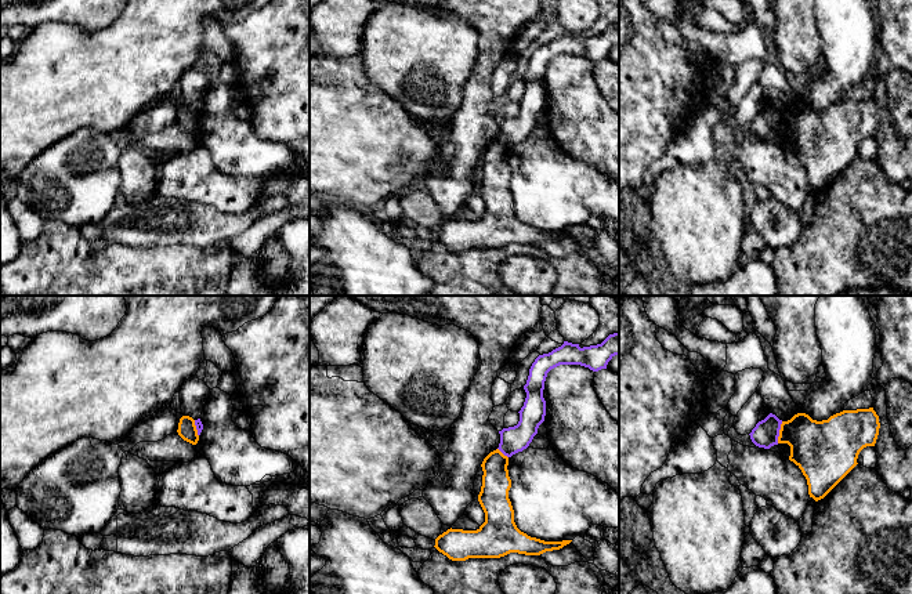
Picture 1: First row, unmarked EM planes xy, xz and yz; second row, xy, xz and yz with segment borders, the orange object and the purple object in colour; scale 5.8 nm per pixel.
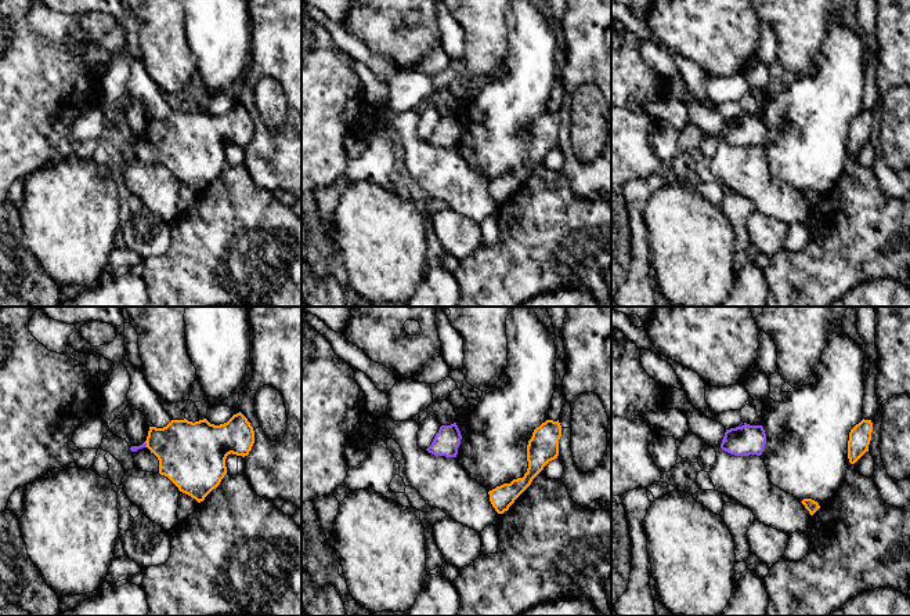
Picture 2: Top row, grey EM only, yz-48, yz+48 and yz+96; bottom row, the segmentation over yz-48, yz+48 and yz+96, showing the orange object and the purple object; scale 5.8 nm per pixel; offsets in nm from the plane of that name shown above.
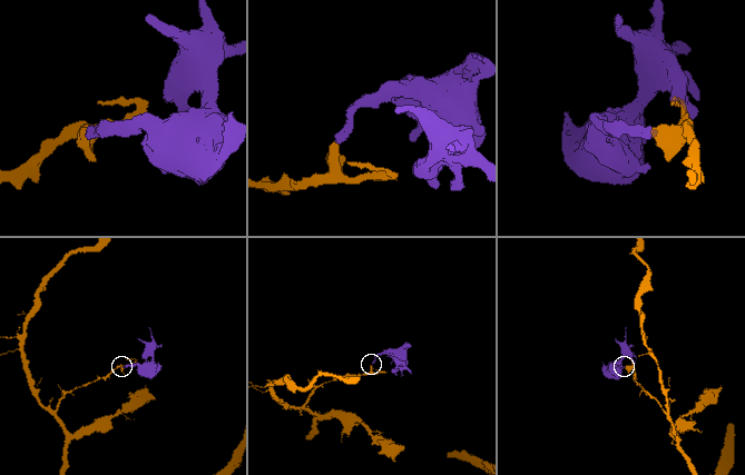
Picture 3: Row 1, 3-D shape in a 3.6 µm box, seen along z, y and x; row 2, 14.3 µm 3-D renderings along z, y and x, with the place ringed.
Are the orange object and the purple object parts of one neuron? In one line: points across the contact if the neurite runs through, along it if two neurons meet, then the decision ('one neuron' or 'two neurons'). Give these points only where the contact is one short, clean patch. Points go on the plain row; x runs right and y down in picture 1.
border yz (782, 112), (777, 133); two neurons

